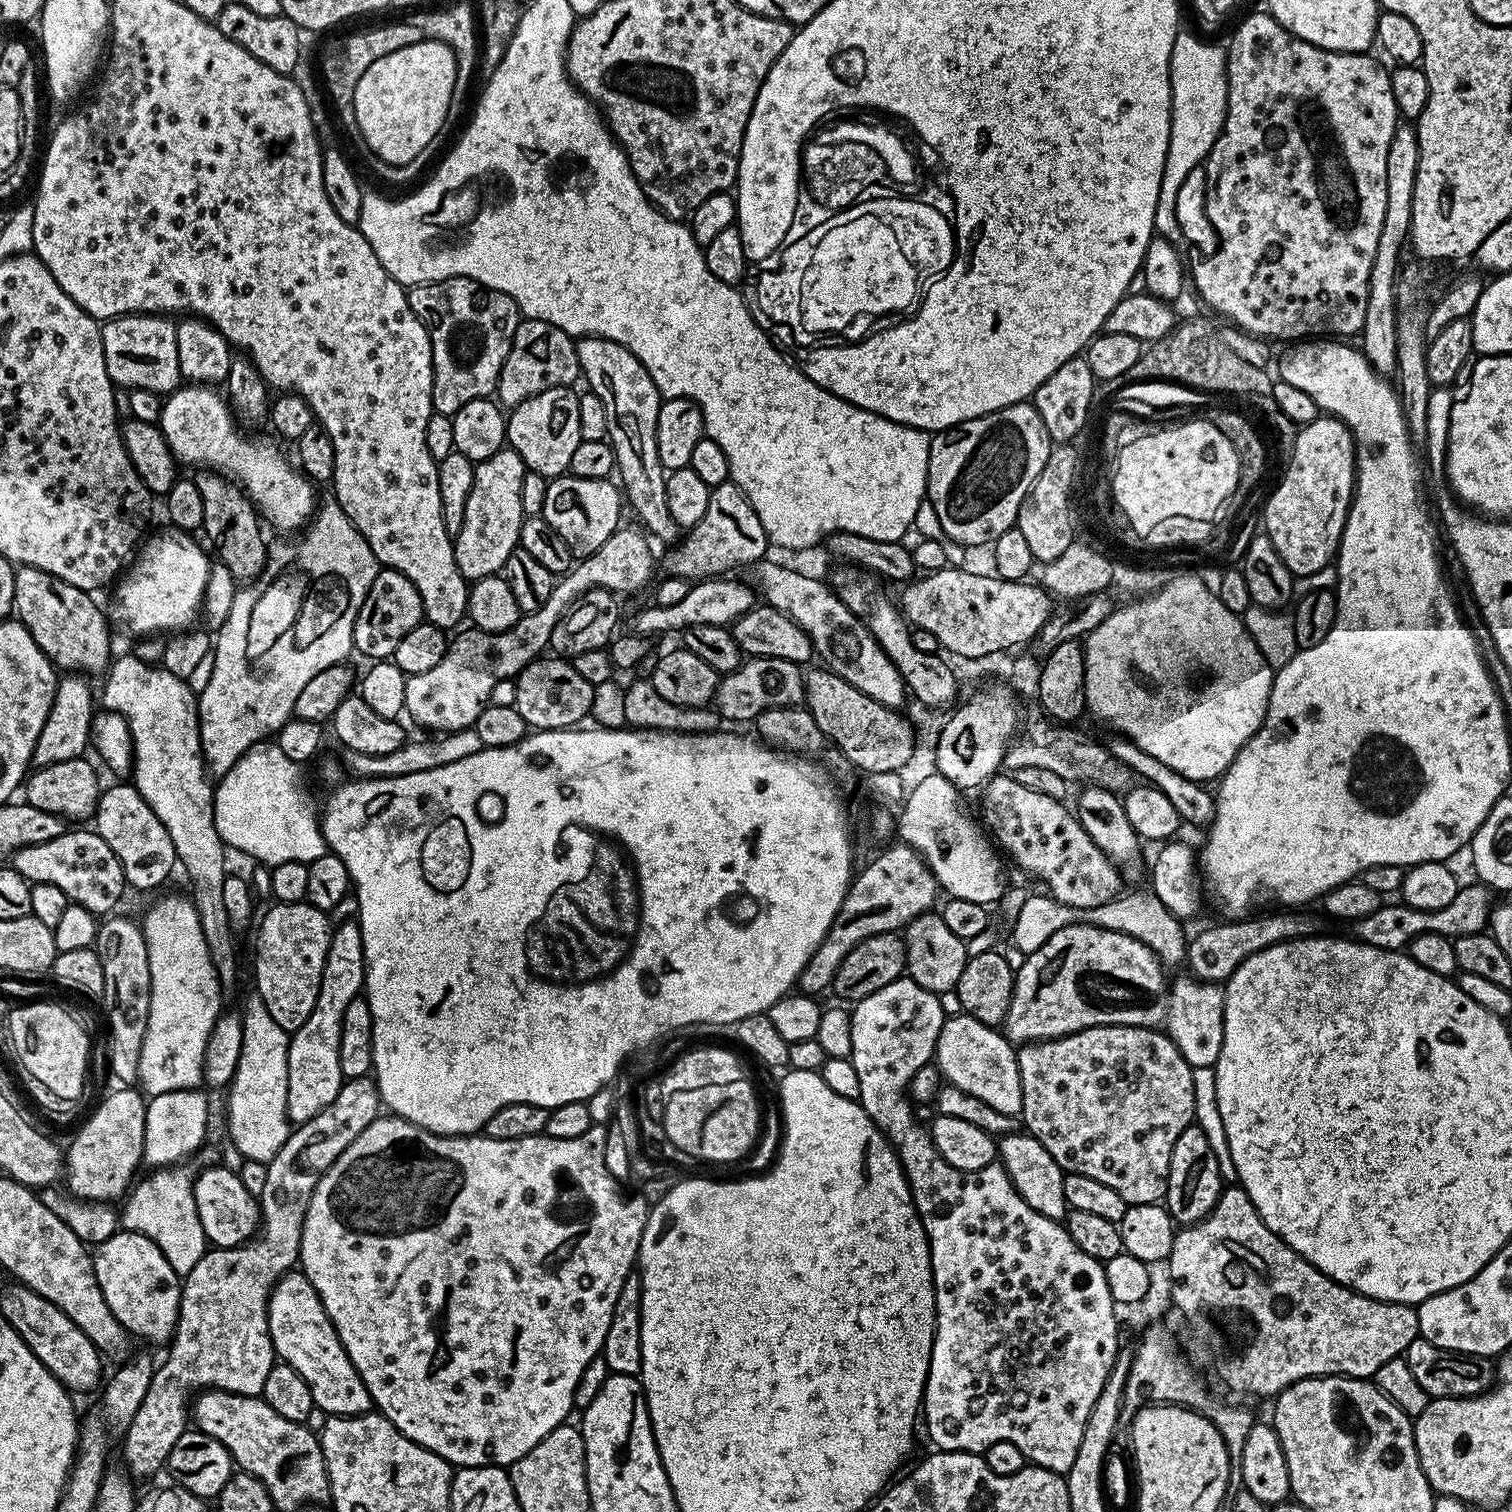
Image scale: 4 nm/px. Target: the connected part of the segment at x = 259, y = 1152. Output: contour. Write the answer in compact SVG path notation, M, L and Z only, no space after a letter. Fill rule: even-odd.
M249 995L248 1009L243 1009L244 1050L237 1064L236 1076L230 1083L226 1099L229 1109L229 1135L238 1146L245 1161L257 1160L260 1166L267 1165L269 1160L282 1150L290 1131L288 1107L286 1106L286 1090L288 1089L288 1041L290 1034L270 1018L270 1010L266 1010L266 1002L258 995Z

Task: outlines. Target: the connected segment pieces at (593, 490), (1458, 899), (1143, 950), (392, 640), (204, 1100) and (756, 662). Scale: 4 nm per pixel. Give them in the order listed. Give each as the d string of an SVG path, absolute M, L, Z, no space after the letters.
M571 474L557 476L549 483L542 515L546 522L550 522L550 526L554 526L554 530L558 530L558 534L562 534L573 557L593 556L621 527L622 492L612 483L611 479L591 480Z
M1479 882L1471 883L1466 885L1465 888L1464 885L1457 887L1454 902L1450 902L1450 906L1442 906L1442 910L1427 912L1426 910L1412 908L1403 902L1397 902L1397 904L1388 904L1392 902L1381 903L1380 908L1374 910L1374 914L1366 914L1366 918L1355 921L1355 939L1362 944L1369 944L1375 948L1399 952L1407 949L1408 943L1414 938L1418 938L1418 934L1442 934L1449 938L1455 938L1475 932L1483 932L1489 923L1489 912L1494 907L1493 893Z
M1072 924L1058 930L1053 934L1040 949L1023 957L1024 965L1015 969L1015 984L1013 986L1012 1001L1009 1010L1004 1018L1002 1031L1013 1045L1030 1044L1038 1040L1057 1040L1060 1036L1069 1036L1075 1032L1081 1032L1087 1028L1093 1028L1099 1024L1129 1024L1135 1028L1155 1028L1163 1029L1166 1035L1178 1046L1182 1058L1194 1068L1210 1068L1218 1062L1218 1054L1222 1050L1224 1041L1224 989L1219 983L1205 982L1193 978L1191 975L1183 974L1172 984L1172 992L1168 992L1168 980L1164 977L1166 968L1160 963L1159 958L1152 952L1150 946L1144 945L1138 938L1131 937L1130 934L1118 933L1110 929L1102 929L1090 924Z
M381 567L380 573L374 578L362 602L356 619L352 635L355 651L369 656L369 661L372 662L389 659L394 646L398 646L398 642L402 642L402 638L406 638L406 634L410 634L410 630L414 630L414 626L418 626L423 620L422 598L414 582L410 582L410 578L406 578L401 572L394 571L393 568Z
M203 1089L168 1091L151 1097L146 1103L143 1127L143 1165L159 1170L184 1162L208 1136L209 1095Z
M753 656L745 659L733 672L723 673L716 686L714 708L724 722L755 721L767 708L794 708L804 704L804 677L801 665L786 658Z

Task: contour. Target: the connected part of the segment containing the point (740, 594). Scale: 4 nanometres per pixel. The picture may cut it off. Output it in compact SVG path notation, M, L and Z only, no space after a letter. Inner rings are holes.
M709 578L692 584L690 594L685 594L674 606L658 606L653 603L636 616L635 631L645 638L660 636L663 632L683 633L690 626L731 626L742 614L757 603L758 596L751 583L732 578Z

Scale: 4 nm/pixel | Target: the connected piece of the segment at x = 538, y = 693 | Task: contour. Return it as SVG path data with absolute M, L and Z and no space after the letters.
M551 658L531 660L515 676L516 708L527 727L532 730L559 732L562 728L575 728L589 719L594 702L594 685L586 682L578 670L567 659Z

